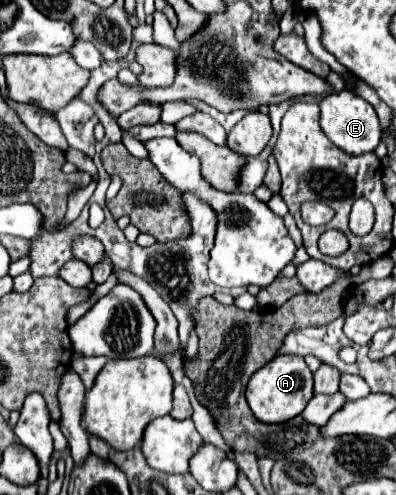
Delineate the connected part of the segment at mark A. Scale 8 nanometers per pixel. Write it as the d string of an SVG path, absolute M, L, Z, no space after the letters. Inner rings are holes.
M280 354L252 374L246 386L246 400L248 400L250 410L254 412L254 416L260 422L280 424L280 422L288 422L290 418L294 418L296 414L300 414L306 408L308 400L314 396L312 384L314 384L312 372L306 366L302 356Z

